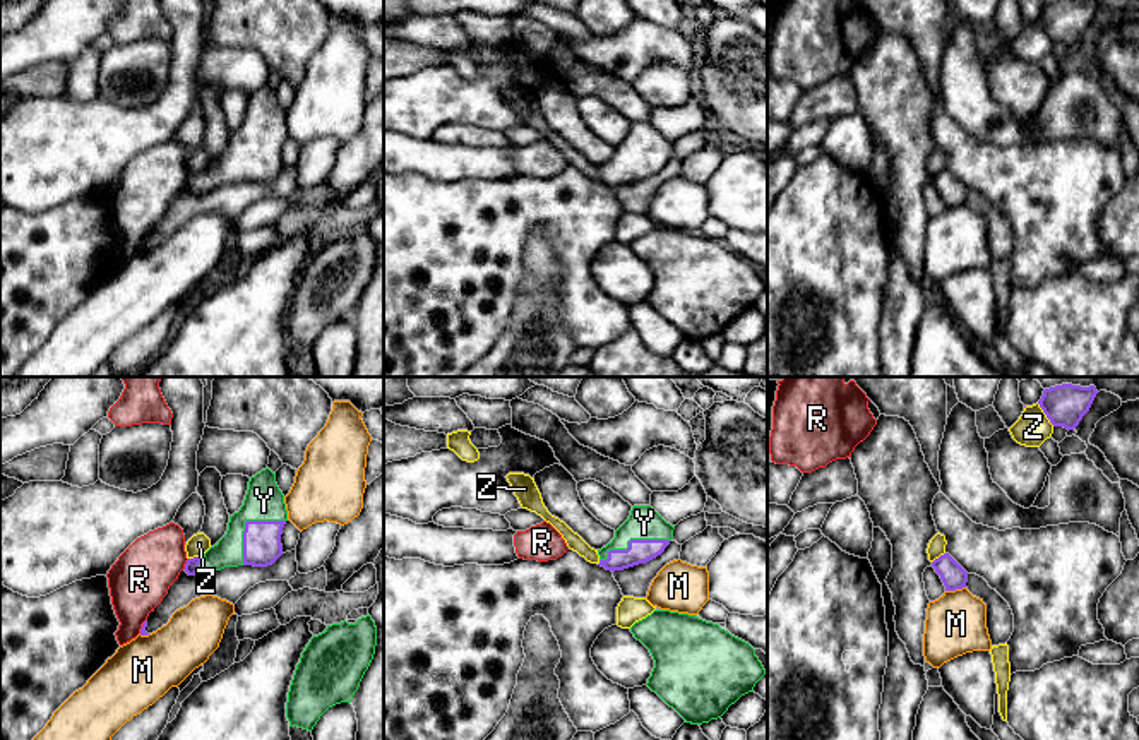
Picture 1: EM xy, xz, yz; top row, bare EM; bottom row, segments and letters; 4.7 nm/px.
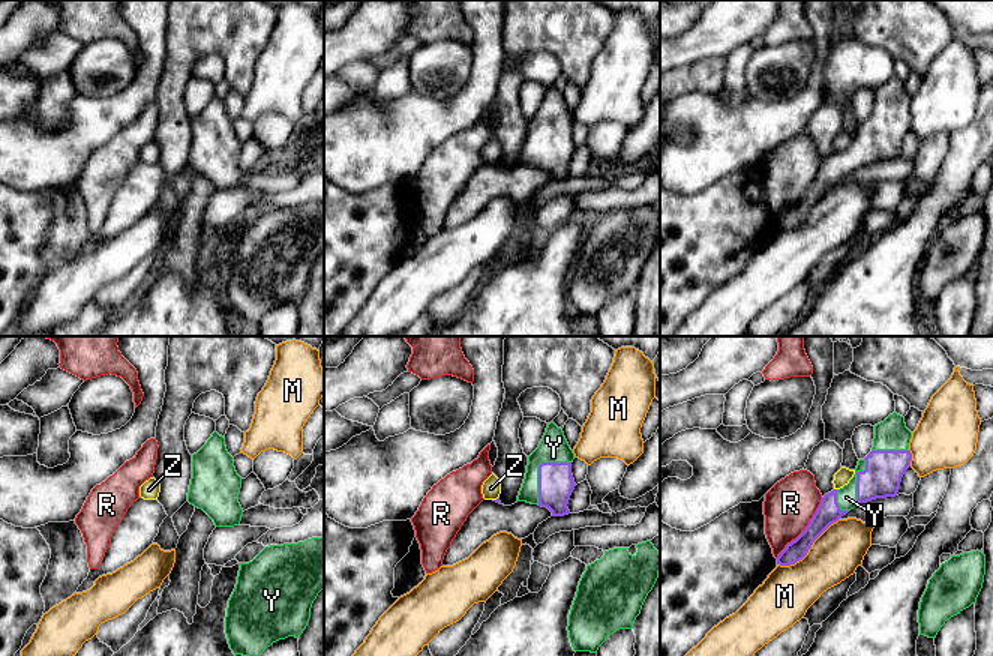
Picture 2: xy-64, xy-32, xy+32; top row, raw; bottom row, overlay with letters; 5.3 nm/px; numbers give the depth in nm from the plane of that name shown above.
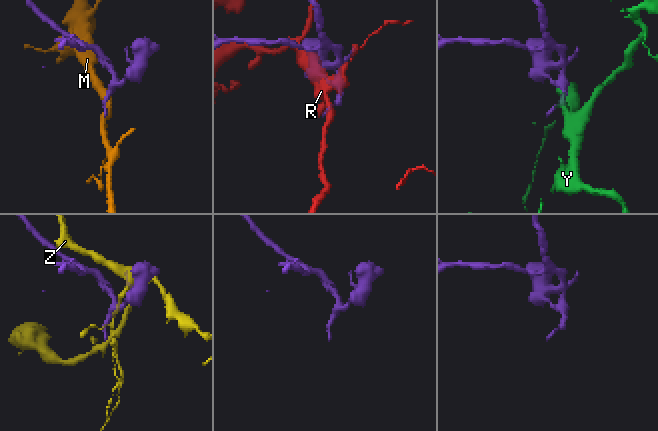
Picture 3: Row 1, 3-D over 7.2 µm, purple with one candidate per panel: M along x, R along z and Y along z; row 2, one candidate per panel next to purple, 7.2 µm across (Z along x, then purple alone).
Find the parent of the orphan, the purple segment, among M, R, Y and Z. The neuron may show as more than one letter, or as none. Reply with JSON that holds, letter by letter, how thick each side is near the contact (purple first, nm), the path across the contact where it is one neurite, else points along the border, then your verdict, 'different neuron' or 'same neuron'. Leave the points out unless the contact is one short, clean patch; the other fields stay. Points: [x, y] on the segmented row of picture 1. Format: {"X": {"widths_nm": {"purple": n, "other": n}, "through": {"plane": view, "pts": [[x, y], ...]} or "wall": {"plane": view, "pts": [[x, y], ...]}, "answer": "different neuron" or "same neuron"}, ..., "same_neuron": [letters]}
{"M": {"widths_nm": {"purple": 120, "other": 280}, "answer": "different neuron"}, "R": {"widths_nm": {"purple": 60, "other": 280}, "wall": {"plane": "xy", "pts": [[189, 559], [182, 569]]}, "answer": "different neuron"}, "Y": {"widths_nm": {"purple": 180, "other": 180}, "answer": "same neuron"}, "Z": {"widths_nm": {"purple": 200, "other": 160}, "answer": "different neuron"}, "same_neuron": ["Y"]}

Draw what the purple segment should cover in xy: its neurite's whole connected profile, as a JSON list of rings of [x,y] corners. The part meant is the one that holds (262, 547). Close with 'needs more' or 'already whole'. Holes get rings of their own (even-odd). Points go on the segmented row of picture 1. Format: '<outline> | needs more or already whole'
[[[262,469],[248,481],[243,505],[230,516],[226,534],[204,555],[188,558],[188,576],[206,576],[224,567],[272,565],[283,555],[281,534],[288,521],[276,473]]] | needs more

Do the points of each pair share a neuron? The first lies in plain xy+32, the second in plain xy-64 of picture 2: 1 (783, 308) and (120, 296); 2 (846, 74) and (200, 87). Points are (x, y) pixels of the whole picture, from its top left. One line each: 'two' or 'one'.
1: one
2: two

